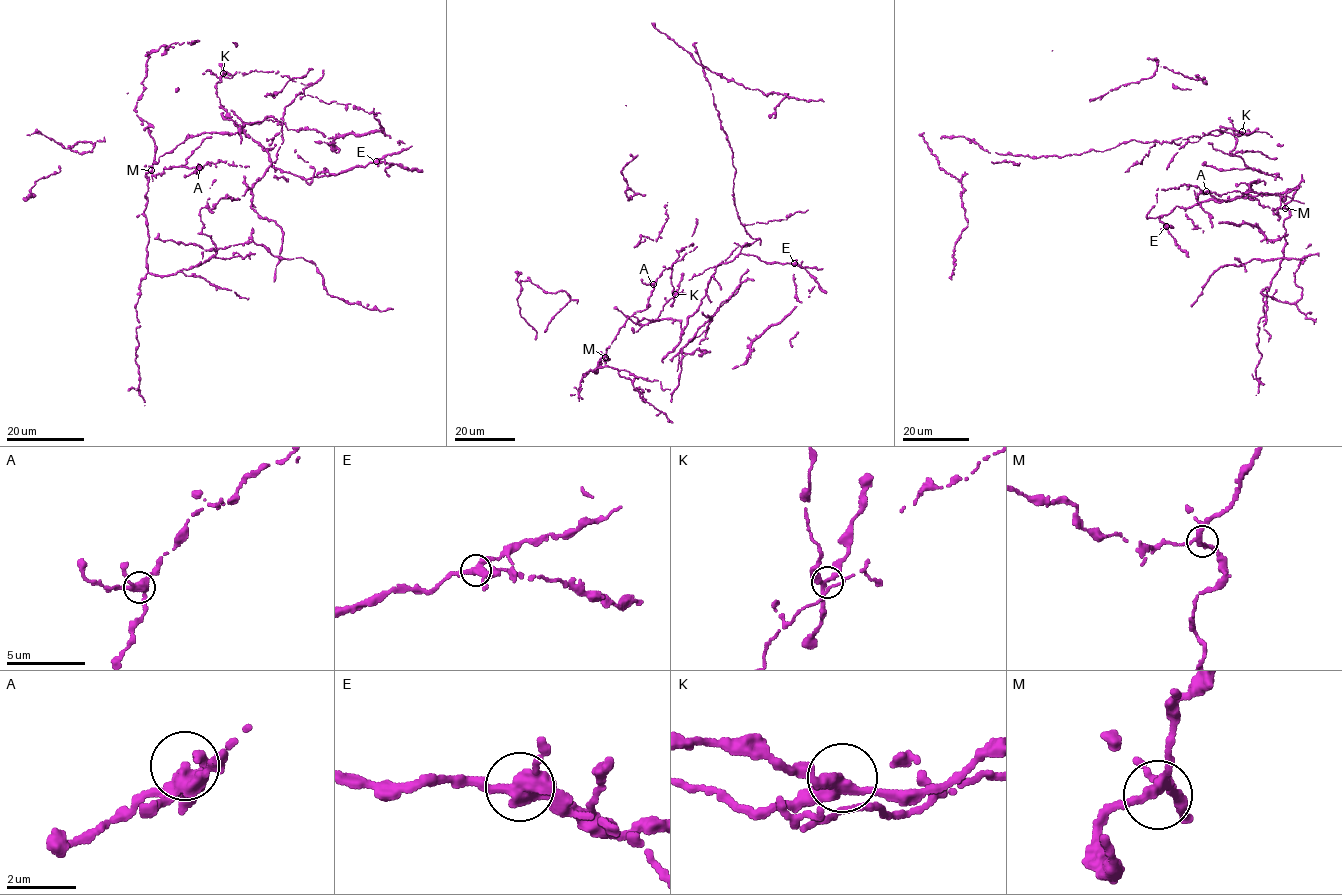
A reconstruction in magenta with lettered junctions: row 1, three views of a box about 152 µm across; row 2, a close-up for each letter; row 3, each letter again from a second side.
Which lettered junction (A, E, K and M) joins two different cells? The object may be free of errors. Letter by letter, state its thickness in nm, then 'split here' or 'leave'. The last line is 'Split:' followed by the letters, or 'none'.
A: calibre 320 nm; leave
E: calibre 400 nm; split here
K: calibre 260 nm; leave
M: calibre 280 nm; leave
Split: E

